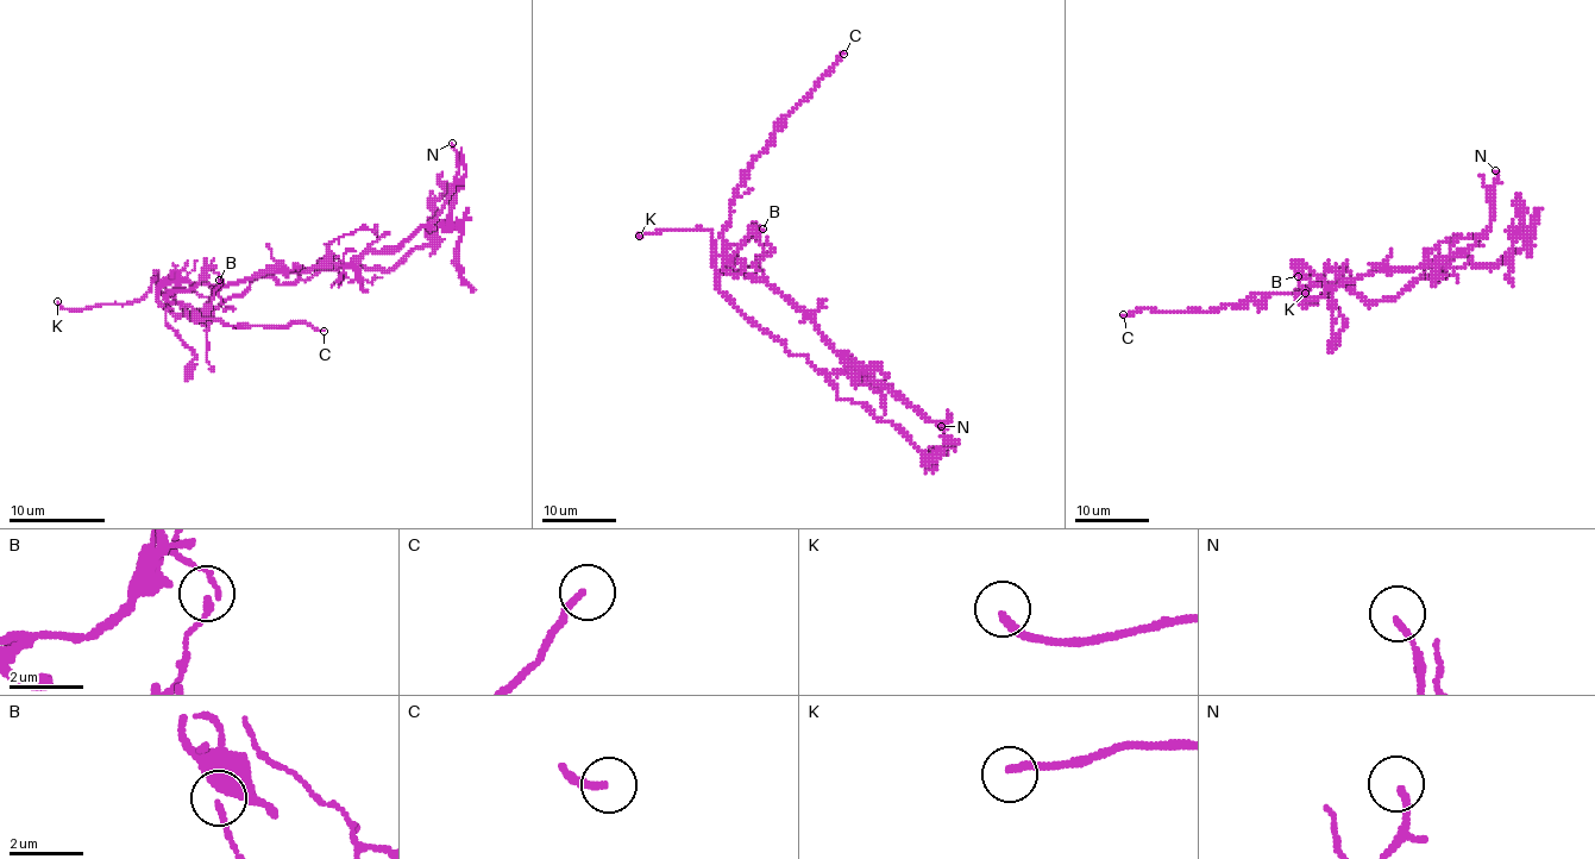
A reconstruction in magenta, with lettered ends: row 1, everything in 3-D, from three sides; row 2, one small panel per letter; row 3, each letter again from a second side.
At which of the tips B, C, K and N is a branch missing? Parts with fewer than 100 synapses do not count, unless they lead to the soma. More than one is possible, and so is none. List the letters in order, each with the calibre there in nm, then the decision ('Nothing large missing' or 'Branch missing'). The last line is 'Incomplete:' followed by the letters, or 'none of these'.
B: Thickness 100 nm. Nothing large missing
C: Thickness 160 nm. Nothing large missing
K: Thickness 200 nm. Branch missing
N: Thickness 150 nm. Nothing large missing
Incomplete: K

